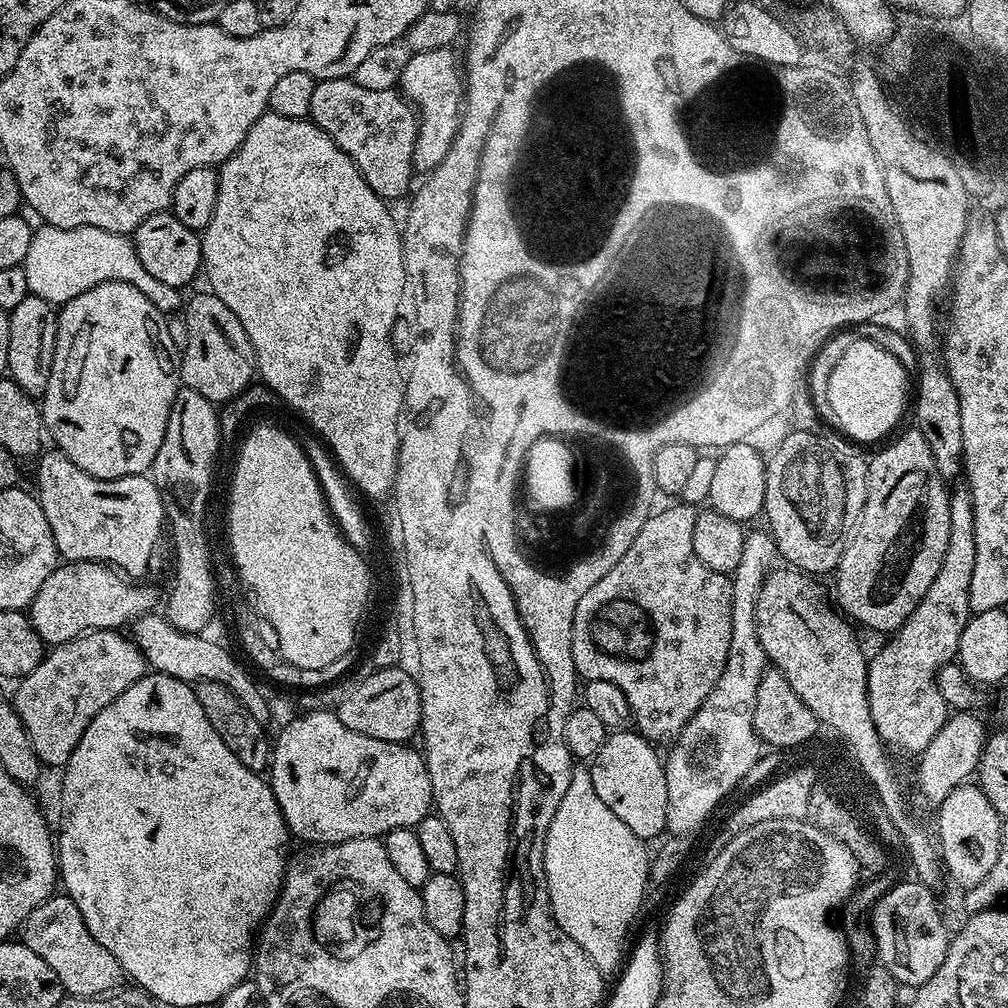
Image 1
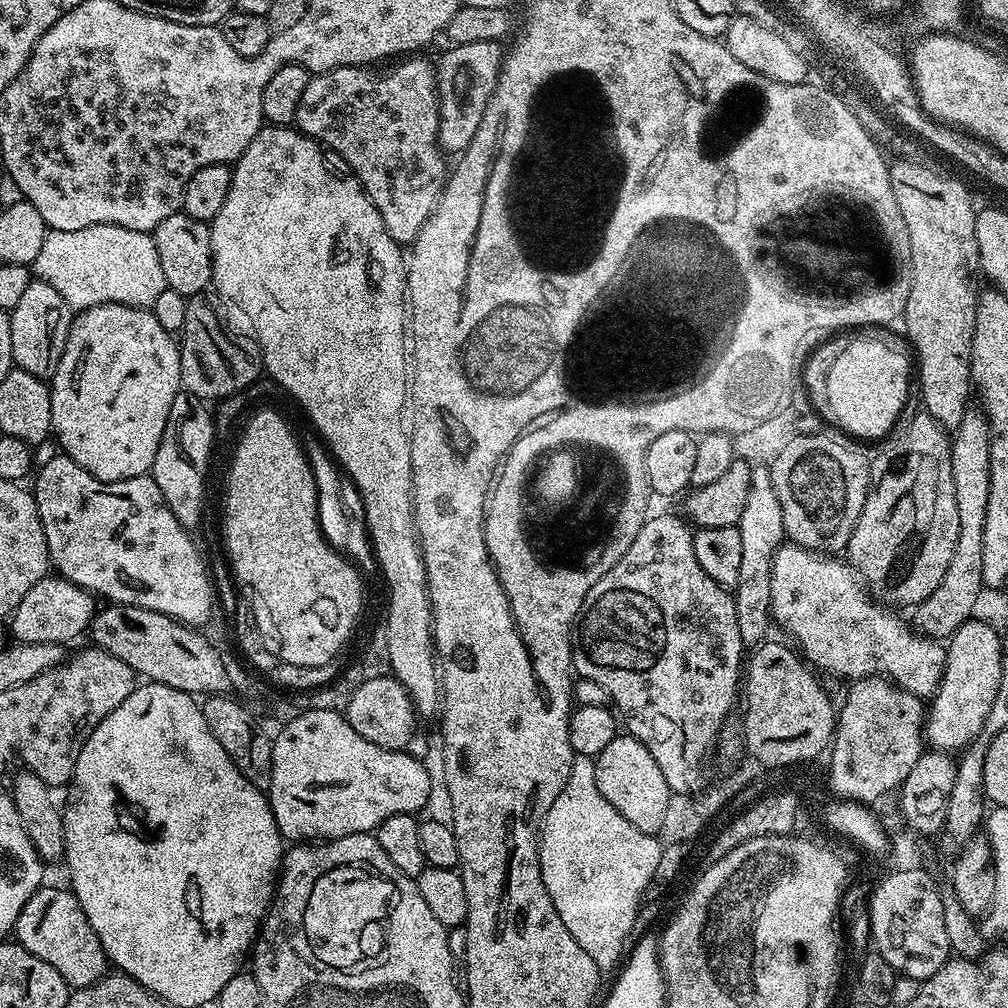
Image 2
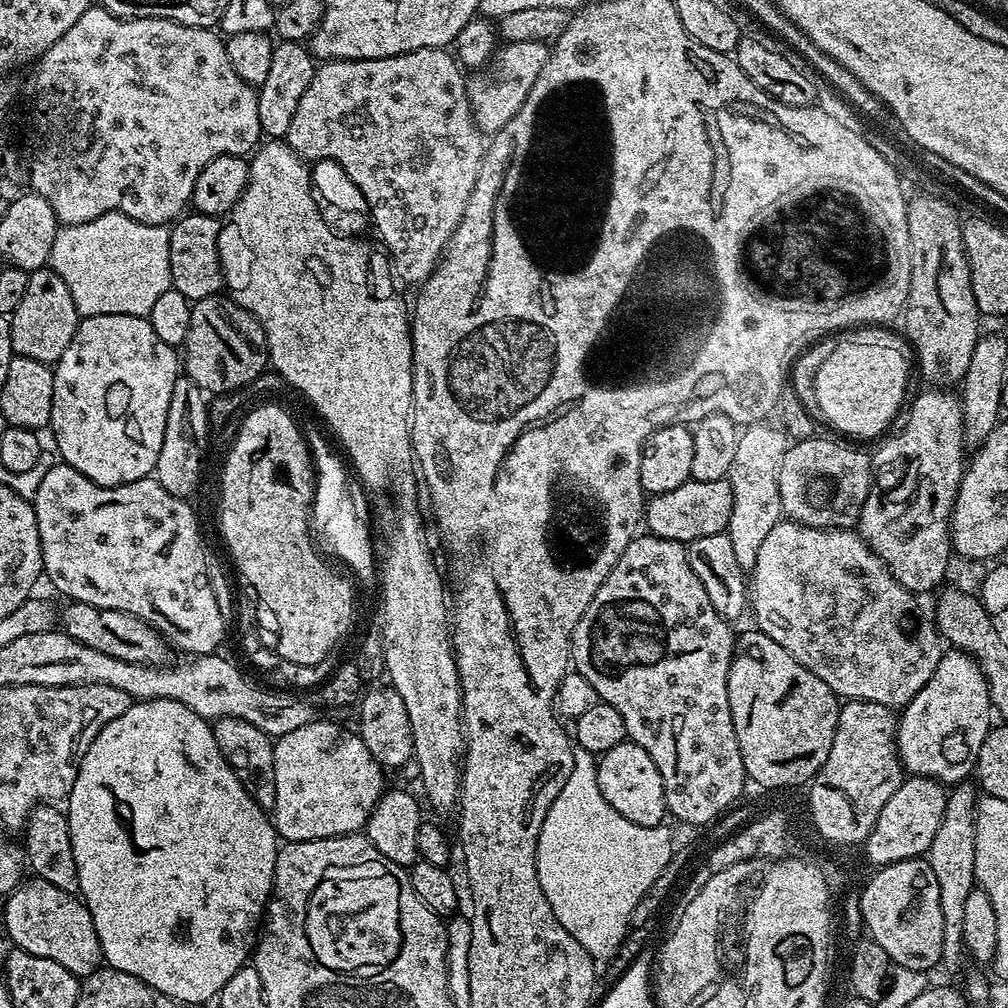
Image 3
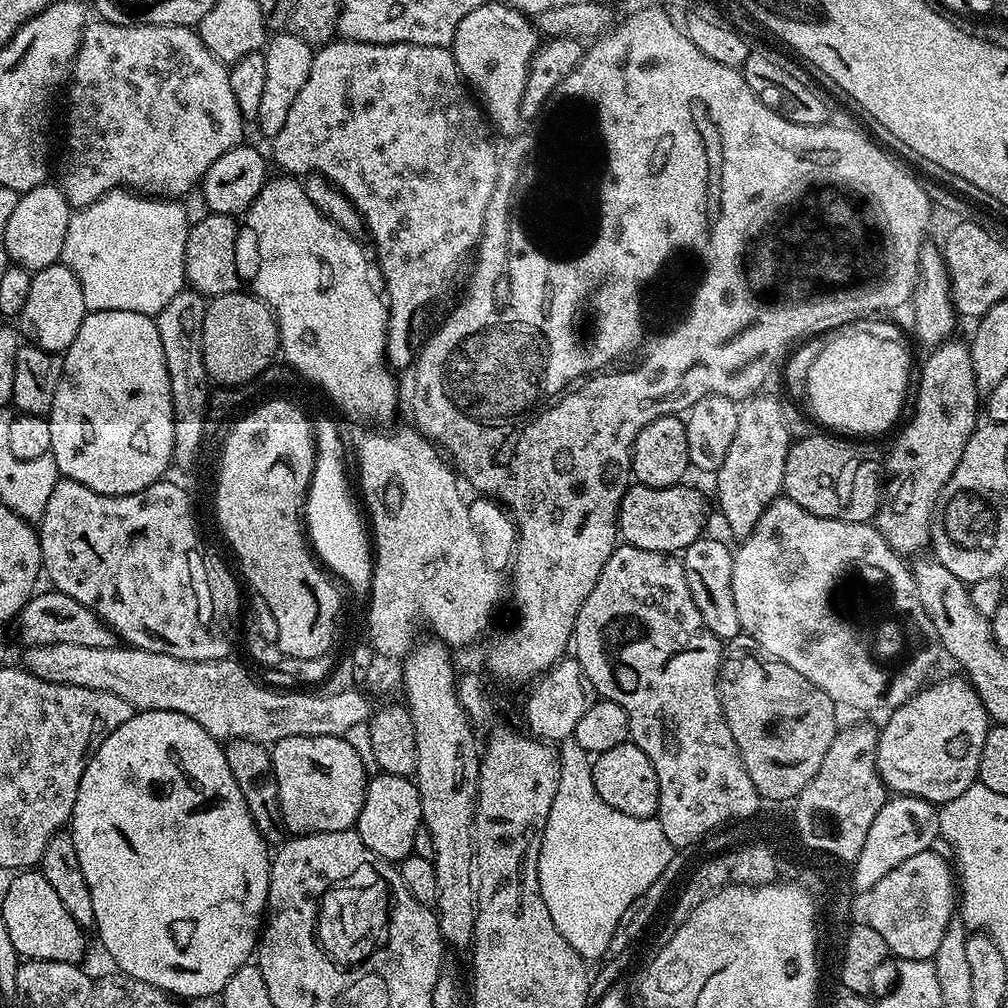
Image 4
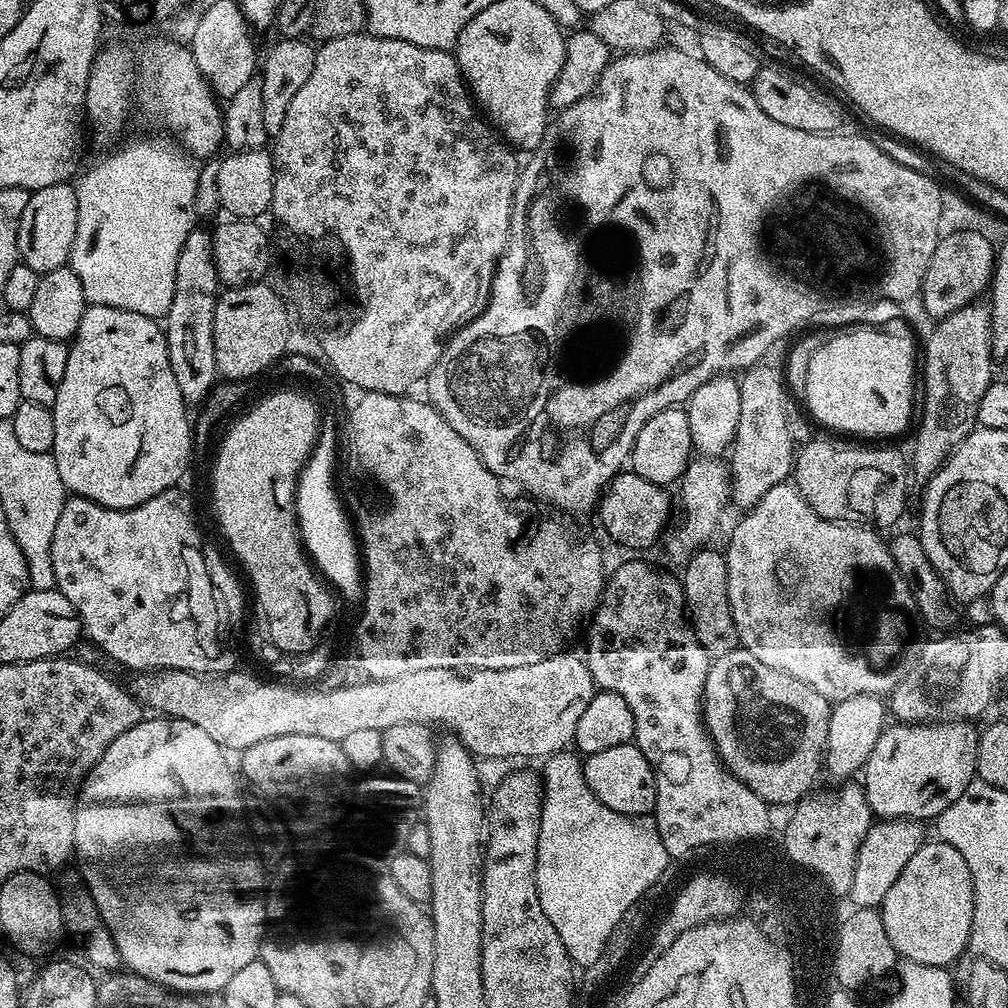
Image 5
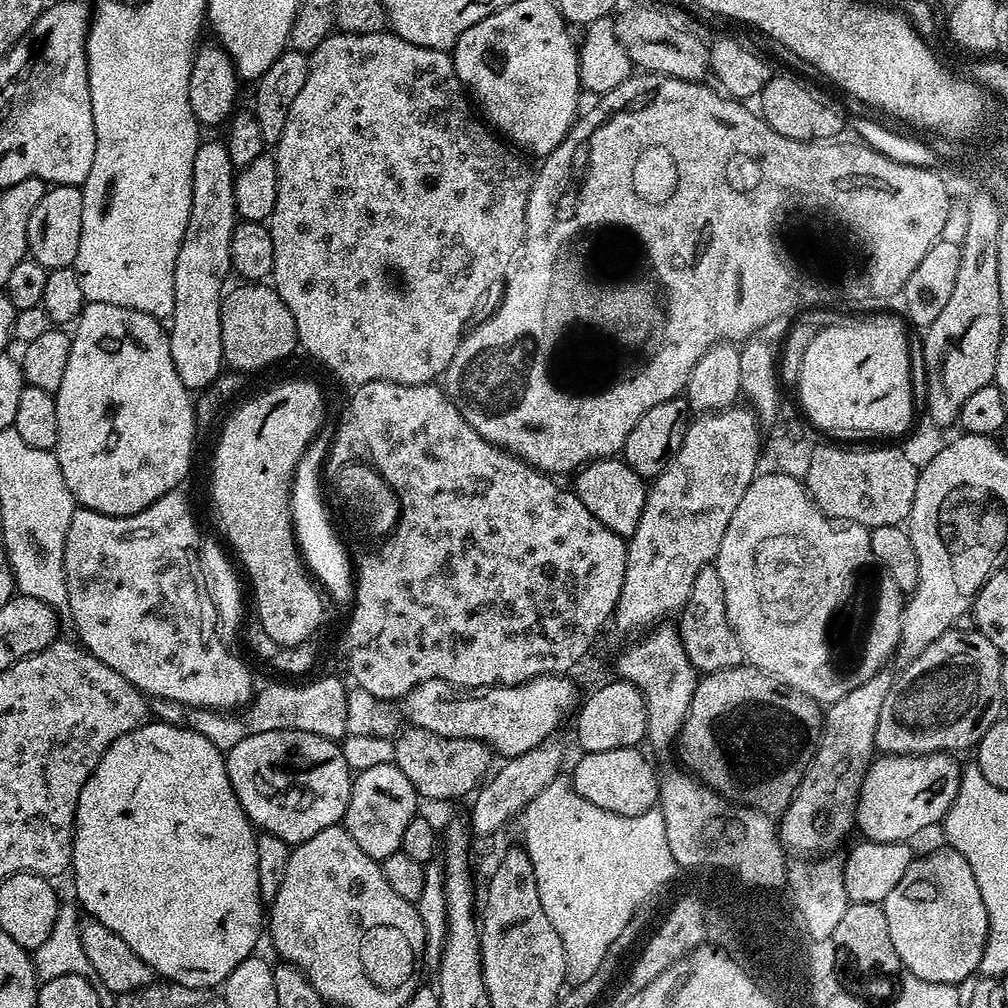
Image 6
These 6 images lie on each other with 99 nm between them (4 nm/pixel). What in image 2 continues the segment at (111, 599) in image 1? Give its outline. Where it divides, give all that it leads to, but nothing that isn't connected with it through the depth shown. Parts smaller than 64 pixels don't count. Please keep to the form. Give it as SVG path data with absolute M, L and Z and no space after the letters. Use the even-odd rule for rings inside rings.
M59 574L44 576L18 602L15 612L10 617L12 623L12 640L21 644L51 644L67 645L68 640L76 640L80 635L89 631L92 618L98 611L98 604L93 593L79 588L74 582L64 579Z

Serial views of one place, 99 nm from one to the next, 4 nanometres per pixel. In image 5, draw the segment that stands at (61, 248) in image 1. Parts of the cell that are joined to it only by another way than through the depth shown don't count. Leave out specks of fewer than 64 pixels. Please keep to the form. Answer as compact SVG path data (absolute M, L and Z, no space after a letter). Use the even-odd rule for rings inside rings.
M132 140L114 149L108 160L101 162L100 168L90 169L84 177L81 175L80 184L75 185L78 230L68 264L74 274L78 274L88 304L114 306L118 310L134 310L134 314L164 318L170 310L170 302L174 302L178 254L182 254L182 246L197 223L196 191L200 180L192 165L195 163L175 143L164 140Z

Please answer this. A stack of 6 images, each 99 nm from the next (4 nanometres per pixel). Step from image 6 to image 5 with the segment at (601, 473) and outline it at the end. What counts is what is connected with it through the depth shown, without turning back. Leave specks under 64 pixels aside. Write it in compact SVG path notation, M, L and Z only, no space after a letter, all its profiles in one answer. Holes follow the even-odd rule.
M631 470L621 471L608 483L600 494L598 513L604 532L616 544L625 544L628 548L648 548L669 527L674 516L674 500L668 497L667 487L646 482L646 478Z

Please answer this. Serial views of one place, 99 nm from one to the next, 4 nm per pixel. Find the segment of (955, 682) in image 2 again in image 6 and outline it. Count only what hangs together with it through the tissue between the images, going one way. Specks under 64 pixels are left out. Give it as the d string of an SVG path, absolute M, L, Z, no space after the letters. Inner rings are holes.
M932 752L929 756L877 755L860 787L855 827L860 836L879 844L908 842L931 824L939 825L960 789L962 764L955 755Z

